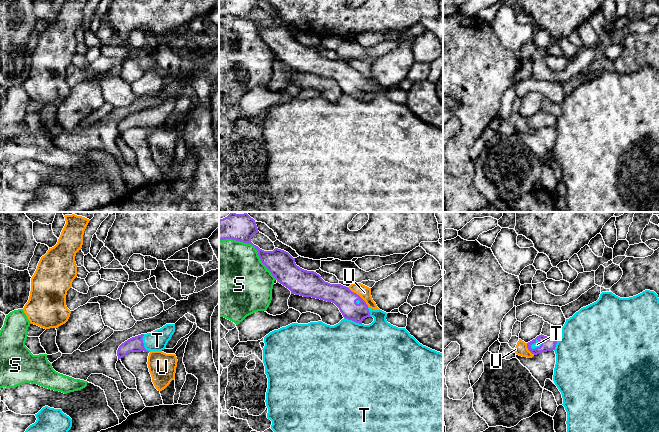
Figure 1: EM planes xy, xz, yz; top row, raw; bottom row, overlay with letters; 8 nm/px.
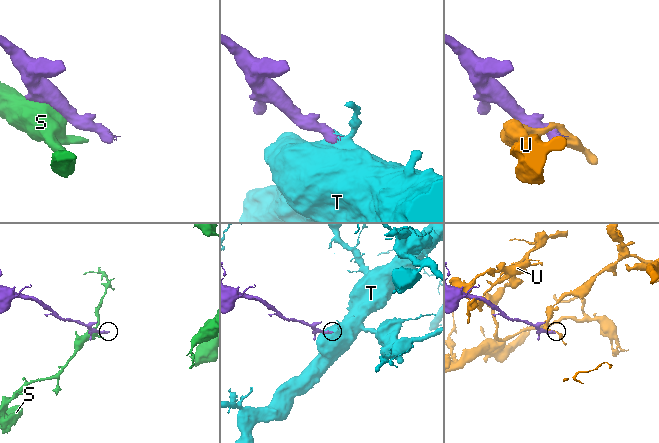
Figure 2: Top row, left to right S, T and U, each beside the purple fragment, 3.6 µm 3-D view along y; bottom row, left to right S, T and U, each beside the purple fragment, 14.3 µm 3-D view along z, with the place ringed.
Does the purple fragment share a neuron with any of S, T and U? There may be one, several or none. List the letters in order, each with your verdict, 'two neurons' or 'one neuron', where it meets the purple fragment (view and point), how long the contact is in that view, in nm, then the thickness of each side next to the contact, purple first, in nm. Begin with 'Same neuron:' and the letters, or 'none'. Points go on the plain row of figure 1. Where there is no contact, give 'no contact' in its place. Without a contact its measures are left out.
Same neuron: T
S: two neurons; contact xz (253, 21); length 550 nm; calibres 200 and 460 nm
T: one neuron; contact xy (143, 119); length 150 nm; calibres 130 and 160 nm
U: two neurons; contact xz (358, 71); length 240 nm; calibres 170 and 100 nm

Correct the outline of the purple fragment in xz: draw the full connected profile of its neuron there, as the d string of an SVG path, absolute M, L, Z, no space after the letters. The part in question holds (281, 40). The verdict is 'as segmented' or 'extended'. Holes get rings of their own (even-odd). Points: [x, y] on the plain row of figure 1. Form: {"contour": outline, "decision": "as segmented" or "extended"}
{"contour": "M219 0L219 17L232 15L251 20L258 28L261 38L275 53L277 58L291 67L291 70L303 73L312 73L334 79L343 91L343 95L336 101L330 102L322 97L310 98L308 100L292 99L286 103L270 108L264 113L265 122L263 126L263 139L265 150L268 154L266 168L266 182L268 184L267 194L272 197L271 205L276 212L443 212L443 130L420 120L405 104L398 104L387 98L386 88L374 86L368 83L366 78L348 63L341 60L330 60L325 58L319 50L307 47L295 39L288 28L275 24L273 27L264 27L251 18L254 10L258 9L256 0ZM367 93L373 93L374 97L364 101L362 97Z", "decision": "extended"}

